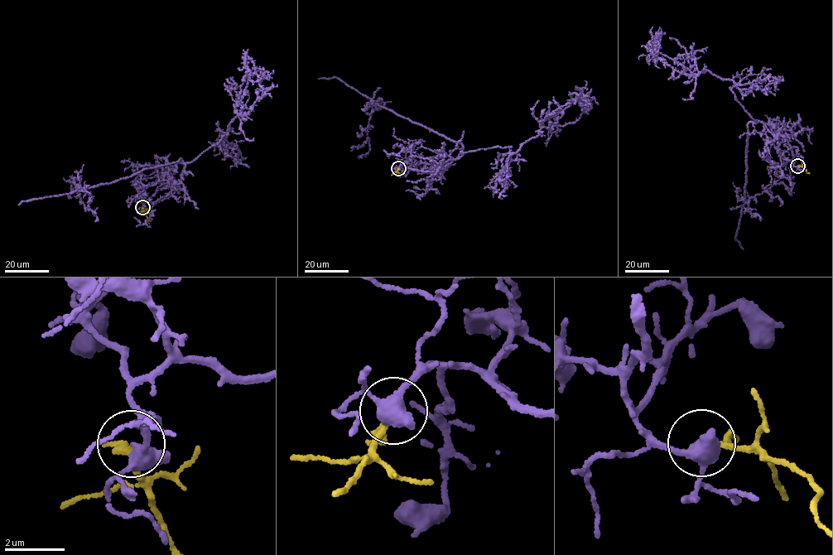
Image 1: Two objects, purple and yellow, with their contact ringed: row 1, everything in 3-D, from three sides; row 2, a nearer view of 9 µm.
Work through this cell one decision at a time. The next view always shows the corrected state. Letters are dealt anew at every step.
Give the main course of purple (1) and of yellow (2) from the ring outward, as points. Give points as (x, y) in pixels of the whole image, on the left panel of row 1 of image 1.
1: (142, 207), (171, 196), (185, 162), (180, 158), (89, 188), (63, 177)
2: (142, 207), (149, 224)

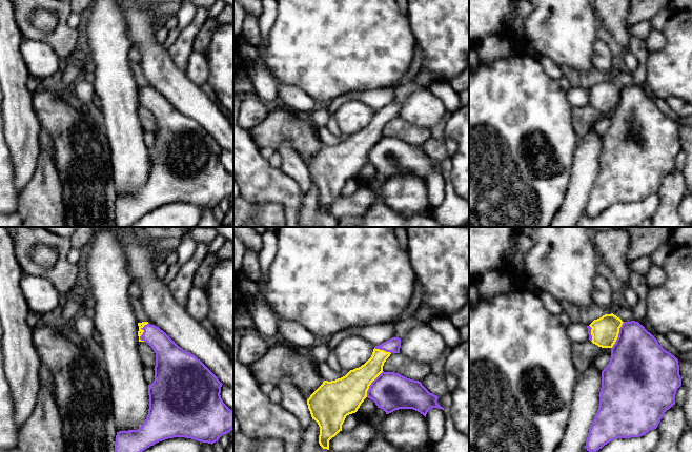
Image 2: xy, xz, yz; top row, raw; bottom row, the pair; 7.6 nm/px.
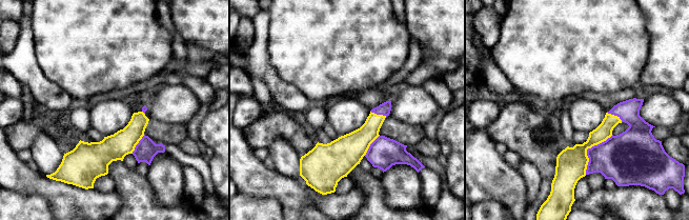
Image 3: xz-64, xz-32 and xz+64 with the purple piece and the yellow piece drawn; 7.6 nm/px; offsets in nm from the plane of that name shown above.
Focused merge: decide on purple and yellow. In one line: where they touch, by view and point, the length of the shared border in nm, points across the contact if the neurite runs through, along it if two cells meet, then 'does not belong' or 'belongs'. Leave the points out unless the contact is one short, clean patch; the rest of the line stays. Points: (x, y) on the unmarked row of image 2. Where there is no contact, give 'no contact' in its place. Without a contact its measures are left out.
meets purple in yz at (618, 100); contact 220 nm long; belongs

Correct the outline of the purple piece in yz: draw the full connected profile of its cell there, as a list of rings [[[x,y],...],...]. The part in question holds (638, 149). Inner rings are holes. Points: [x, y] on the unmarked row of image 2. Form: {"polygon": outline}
{"polygon": [[[611,78],[594,84],[587,93],[589,104],[593,108],[611,114],[610,126],[602,136],[598,176],[590,191],[585,210],[587,215],[596,217],[616,203],[639,202],[656,193],[665,177],[675,169],[675,159],[681,150],[681,143],[678,124],[666,116],[638,86],[623,86]]]}

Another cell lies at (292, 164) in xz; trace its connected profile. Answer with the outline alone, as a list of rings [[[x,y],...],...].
[[[283,143],[280,147],[276,148],[276,152],[282,158],[280,169],[294,179],[303,191],[307,191],[312,182],[303,159],[287,143]]]

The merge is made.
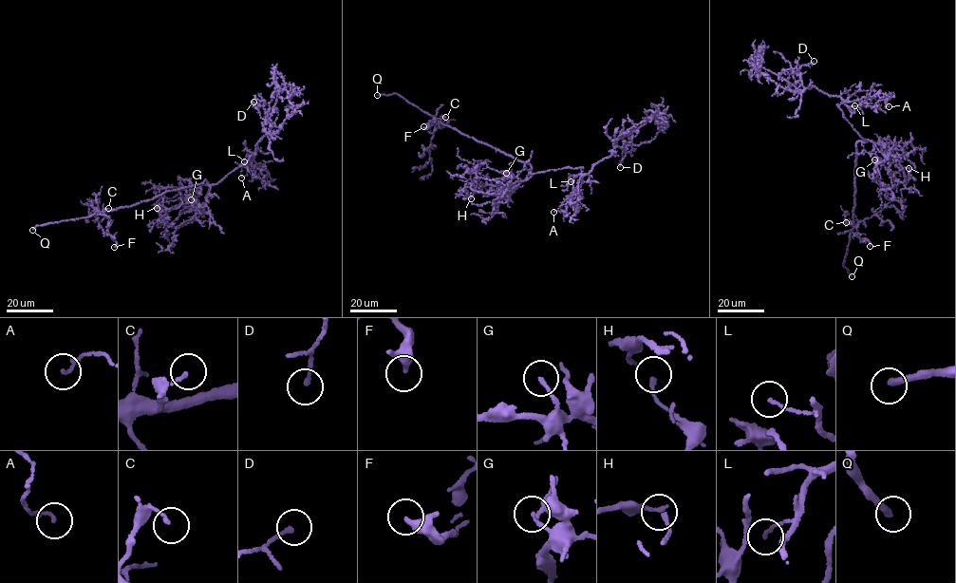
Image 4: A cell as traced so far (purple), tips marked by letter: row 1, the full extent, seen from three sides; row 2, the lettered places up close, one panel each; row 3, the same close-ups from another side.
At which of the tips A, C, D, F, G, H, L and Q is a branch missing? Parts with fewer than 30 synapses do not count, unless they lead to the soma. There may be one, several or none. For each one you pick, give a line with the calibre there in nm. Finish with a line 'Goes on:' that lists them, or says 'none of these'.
Q: 280 nm thick
Goes on: Q

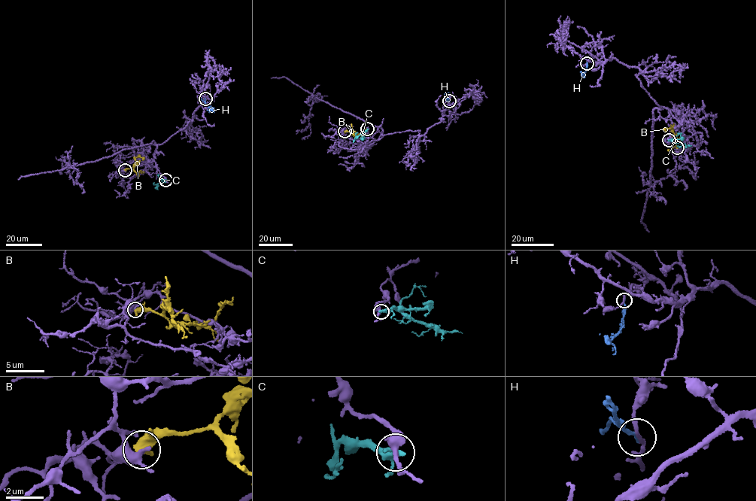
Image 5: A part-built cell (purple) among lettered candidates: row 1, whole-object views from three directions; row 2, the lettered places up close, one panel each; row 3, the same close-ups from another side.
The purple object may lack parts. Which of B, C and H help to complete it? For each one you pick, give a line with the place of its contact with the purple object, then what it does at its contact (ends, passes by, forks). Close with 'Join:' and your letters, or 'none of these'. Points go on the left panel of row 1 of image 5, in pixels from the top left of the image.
H: Touches purple at (205, 98). It ends there
Join: H

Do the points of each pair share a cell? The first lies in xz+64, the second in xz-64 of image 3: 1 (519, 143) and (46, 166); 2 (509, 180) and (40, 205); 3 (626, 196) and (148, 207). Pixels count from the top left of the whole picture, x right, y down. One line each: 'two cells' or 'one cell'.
1: two cells
2: two cells
3: two cells

